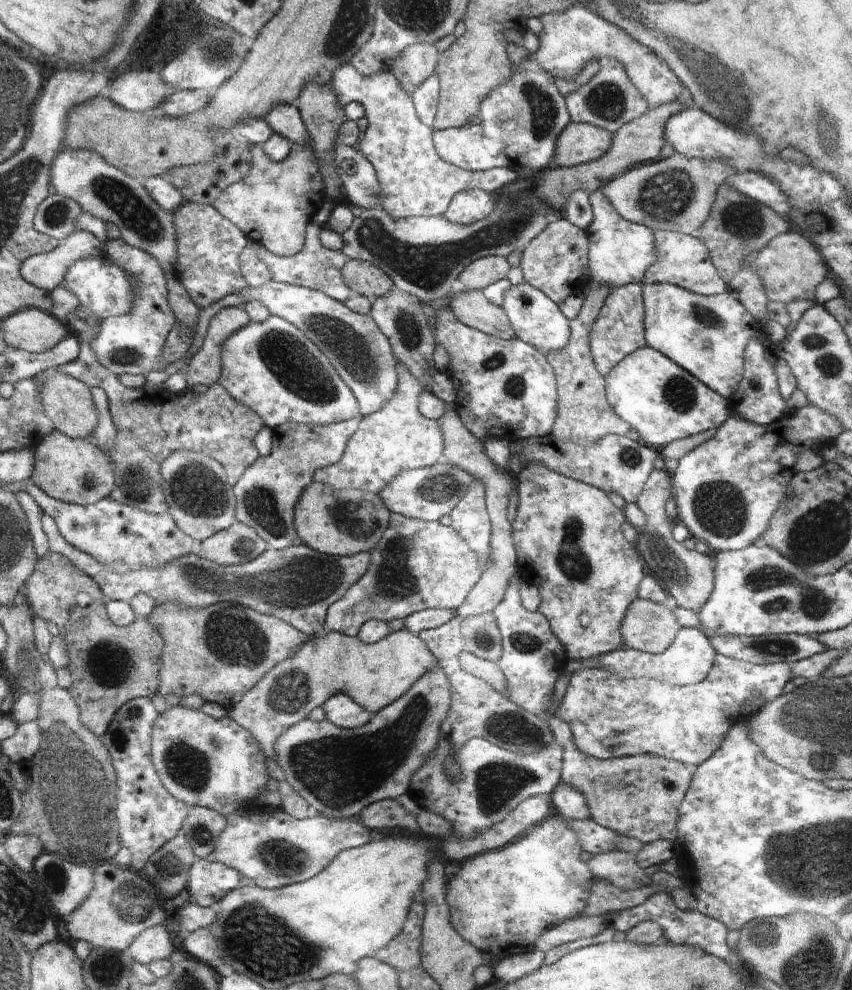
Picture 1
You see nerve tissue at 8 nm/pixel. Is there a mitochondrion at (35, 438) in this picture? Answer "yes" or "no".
no

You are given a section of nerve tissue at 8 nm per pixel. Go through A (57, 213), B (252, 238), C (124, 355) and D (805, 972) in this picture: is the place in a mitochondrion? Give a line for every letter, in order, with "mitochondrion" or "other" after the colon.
A: mitochondrion
B: other
C: mitochondrion
D: mitochondrion

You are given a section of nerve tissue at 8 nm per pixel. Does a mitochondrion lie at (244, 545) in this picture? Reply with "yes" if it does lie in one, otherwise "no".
yes

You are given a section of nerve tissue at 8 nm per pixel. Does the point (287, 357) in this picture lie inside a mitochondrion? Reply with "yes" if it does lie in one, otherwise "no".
yes

